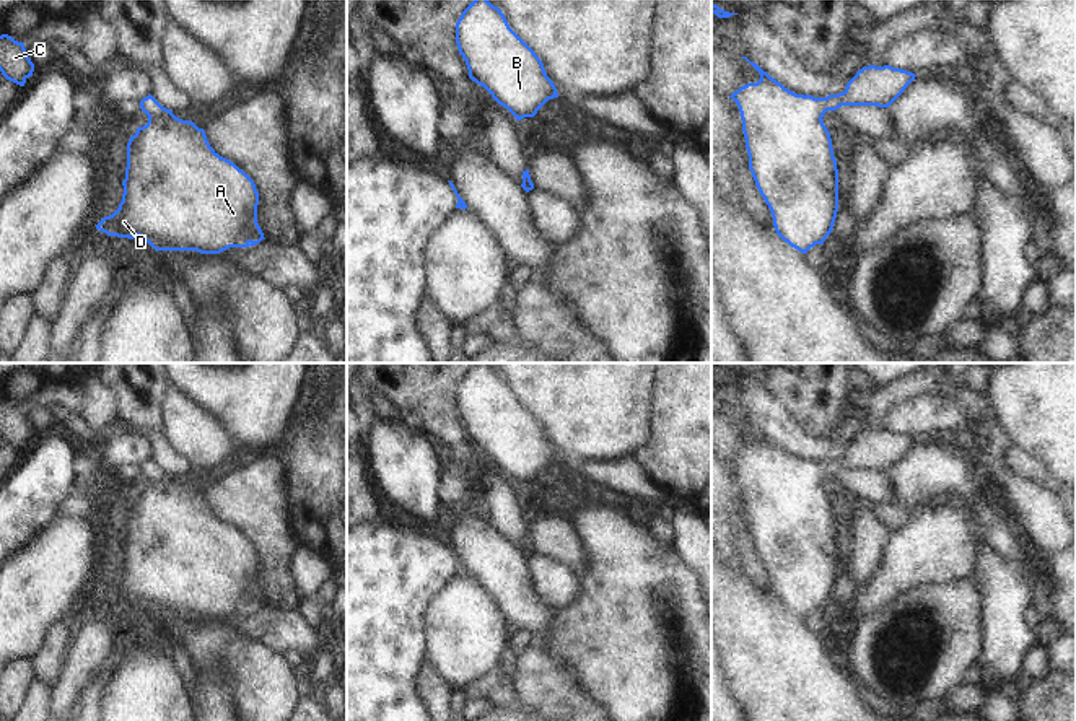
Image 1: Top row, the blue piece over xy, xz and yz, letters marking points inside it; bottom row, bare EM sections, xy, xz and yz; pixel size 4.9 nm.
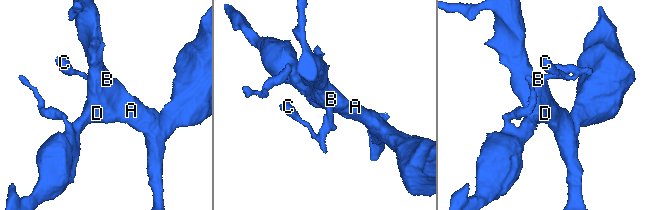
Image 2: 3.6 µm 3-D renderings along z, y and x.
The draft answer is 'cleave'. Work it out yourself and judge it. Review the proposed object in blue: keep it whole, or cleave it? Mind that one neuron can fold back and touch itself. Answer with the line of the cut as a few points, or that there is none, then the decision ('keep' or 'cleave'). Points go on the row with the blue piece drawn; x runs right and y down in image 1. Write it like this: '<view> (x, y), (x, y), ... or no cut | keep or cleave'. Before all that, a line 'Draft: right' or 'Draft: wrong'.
Draft: wrong
no cut | keep

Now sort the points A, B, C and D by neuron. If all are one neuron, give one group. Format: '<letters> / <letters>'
A B C D

